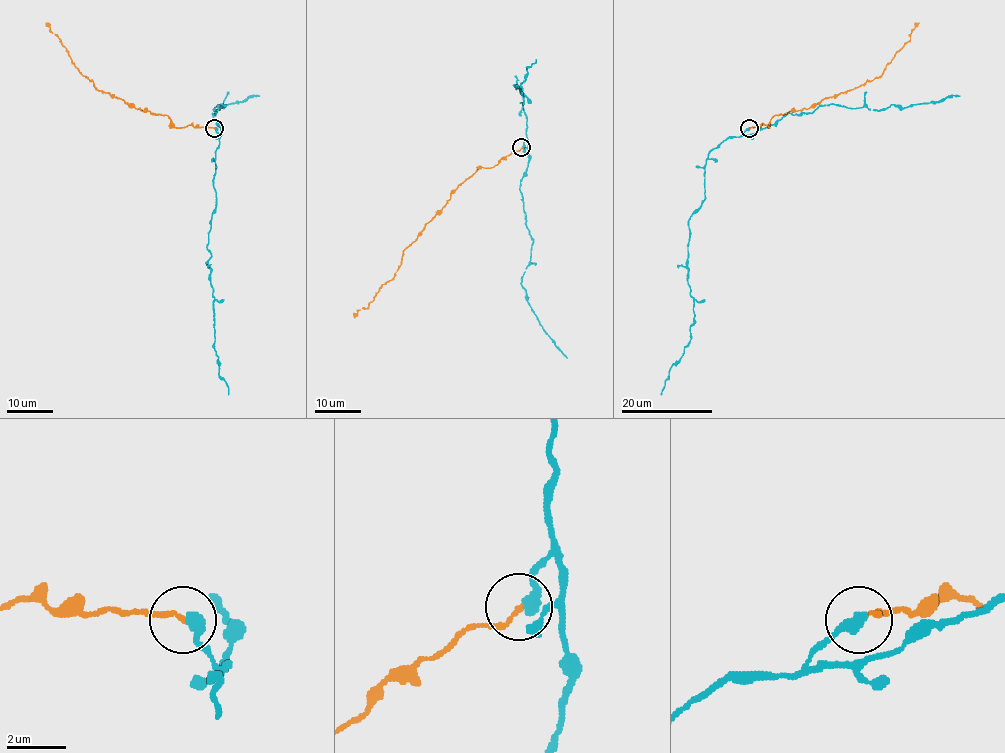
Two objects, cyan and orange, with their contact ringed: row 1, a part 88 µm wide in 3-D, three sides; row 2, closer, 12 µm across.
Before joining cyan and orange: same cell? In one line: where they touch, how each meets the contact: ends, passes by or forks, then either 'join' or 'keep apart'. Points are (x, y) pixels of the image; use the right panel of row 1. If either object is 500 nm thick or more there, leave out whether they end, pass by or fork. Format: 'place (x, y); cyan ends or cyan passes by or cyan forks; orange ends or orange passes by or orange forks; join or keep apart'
place (749, 128); cyan ends; orange ends; keep apart

